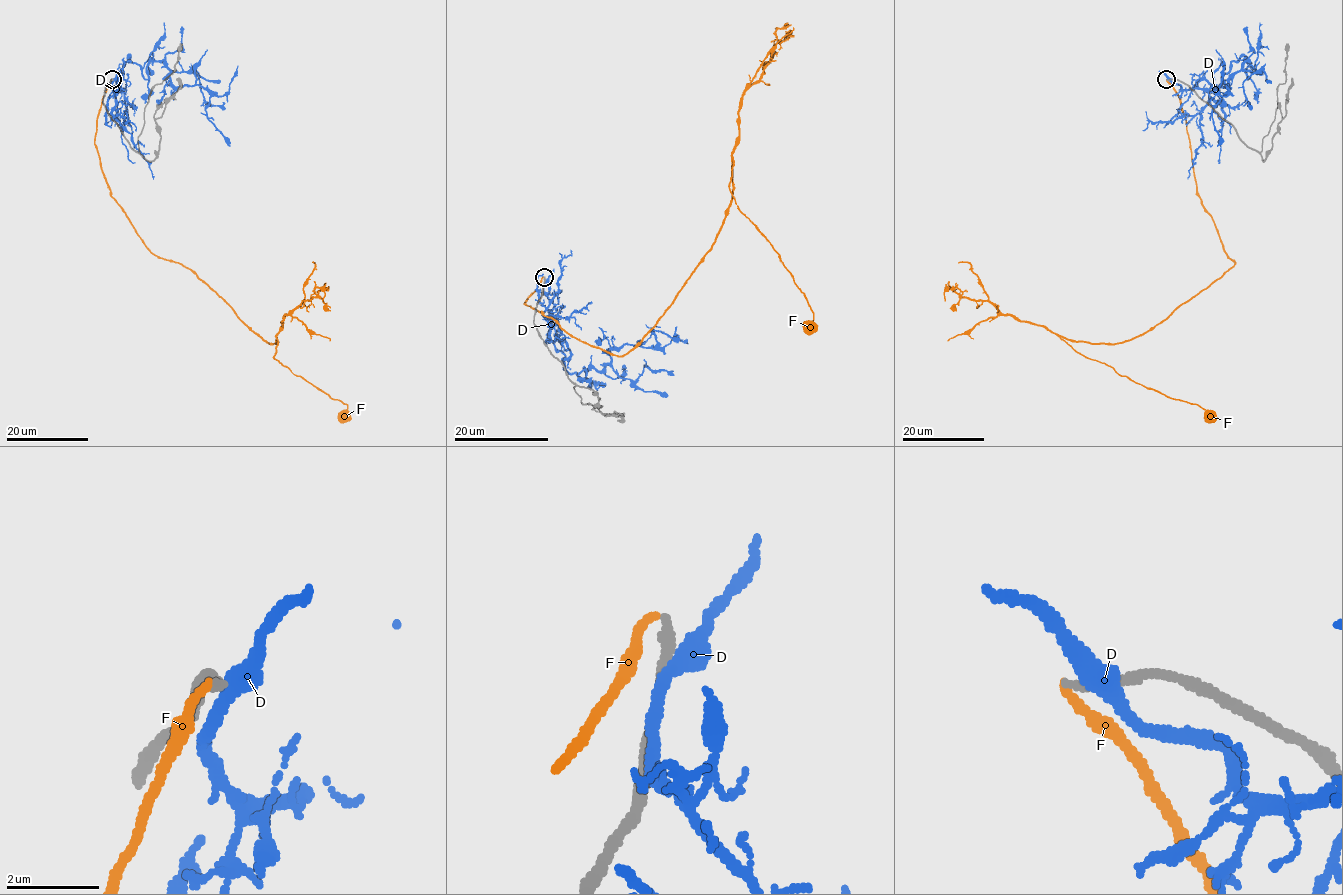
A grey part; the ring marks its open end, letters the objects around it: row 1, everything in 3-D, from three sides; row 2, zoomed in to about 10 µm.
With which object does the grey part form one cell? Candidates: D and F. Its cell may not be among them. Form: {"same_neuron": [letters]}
{"same_neuron": ["F"]}

